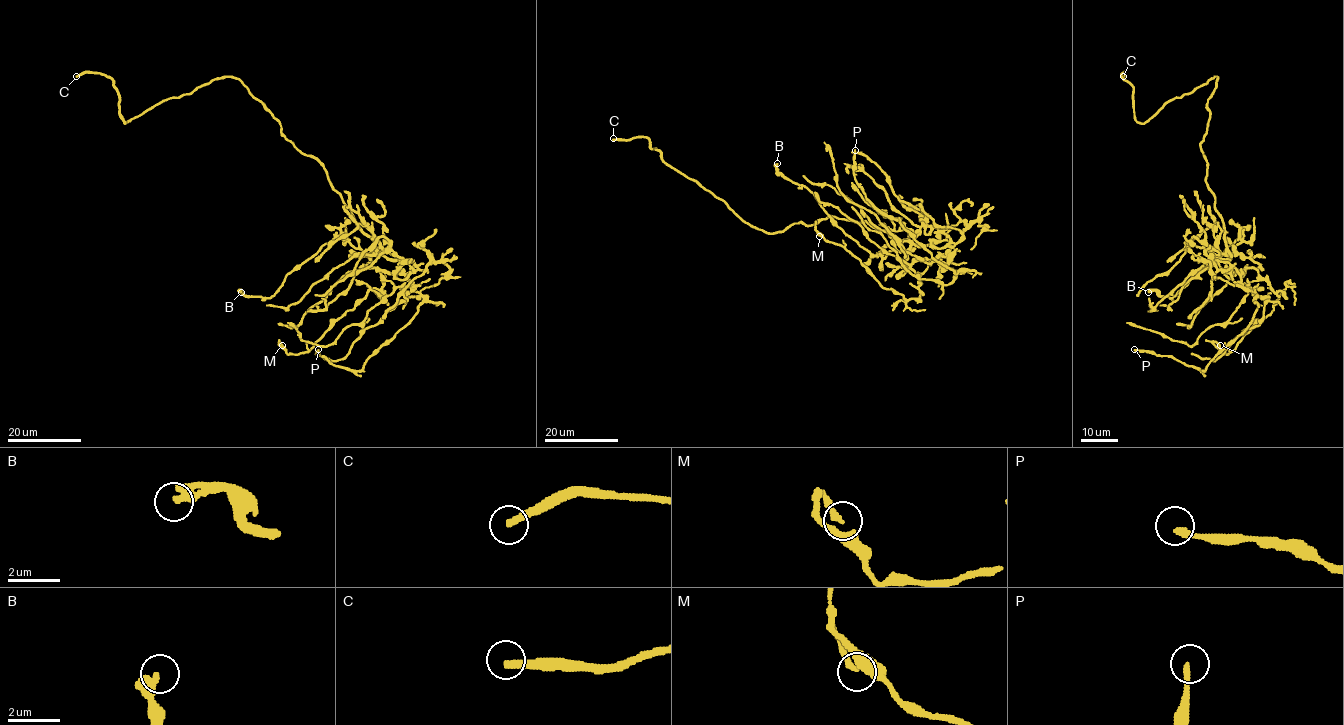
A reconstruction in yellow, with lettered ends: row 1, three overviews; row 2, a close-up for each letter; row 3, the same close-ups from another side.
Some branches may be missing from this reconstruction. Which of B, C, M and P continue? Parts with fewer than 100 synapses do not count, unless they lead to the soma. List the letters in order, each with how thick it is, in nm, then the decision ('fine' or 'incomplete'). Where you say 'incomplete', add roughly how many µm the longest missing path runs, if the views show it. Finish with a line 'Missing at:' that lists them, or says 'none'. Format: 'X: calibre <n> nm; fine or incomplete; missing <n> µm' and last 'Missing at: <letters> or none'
B: calibre 360 nm; fine
C: calibre 320 nm; incomplete; missing 30 µm
M: calibre 240 nm; fine
P: calibre 240 nm; fine
Missing at: C

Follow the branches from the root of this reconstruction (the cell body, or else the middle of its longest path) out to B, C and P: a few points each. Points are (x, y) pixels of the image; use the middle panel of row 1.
B: (867, 222), (911, 245), (884, 258), (871, 255), (836, 224), (812, 193), (785, 178), (777, 163)
C: (867, 222), (829, 215), (810, 225), (795, 223), (782, 231), (765, 233), (667, 165), (647, 138), (613, 138)
P: (867, 222), (919, 246), (946, 240), (943, 256), (959, 272), (866, 198), (855, 150)

